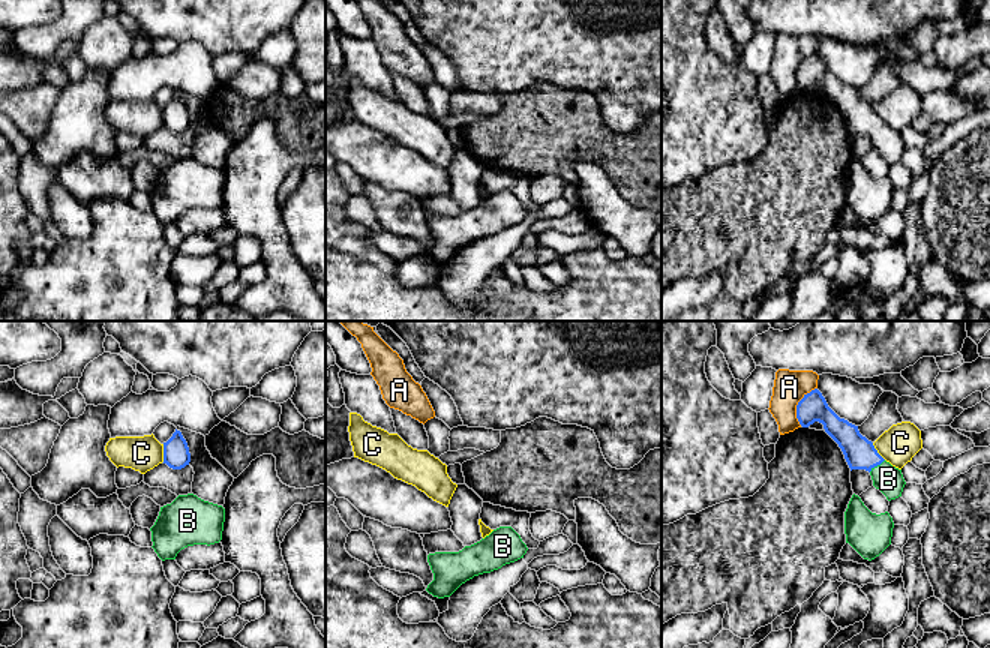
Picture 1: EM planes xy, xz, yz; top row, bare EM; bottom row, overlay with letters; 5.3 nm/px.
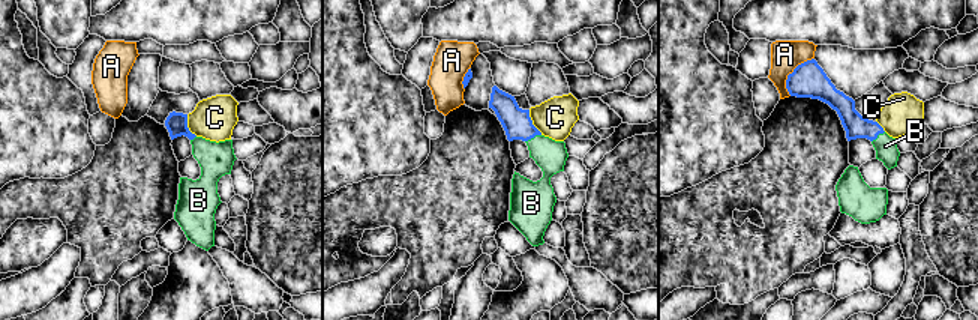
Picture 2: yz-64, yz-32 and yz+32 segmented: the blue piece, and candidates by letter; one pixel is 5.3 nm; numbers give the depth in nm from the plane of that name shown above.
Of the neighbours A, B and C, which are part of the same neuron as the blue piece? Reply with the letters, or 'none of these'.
B

